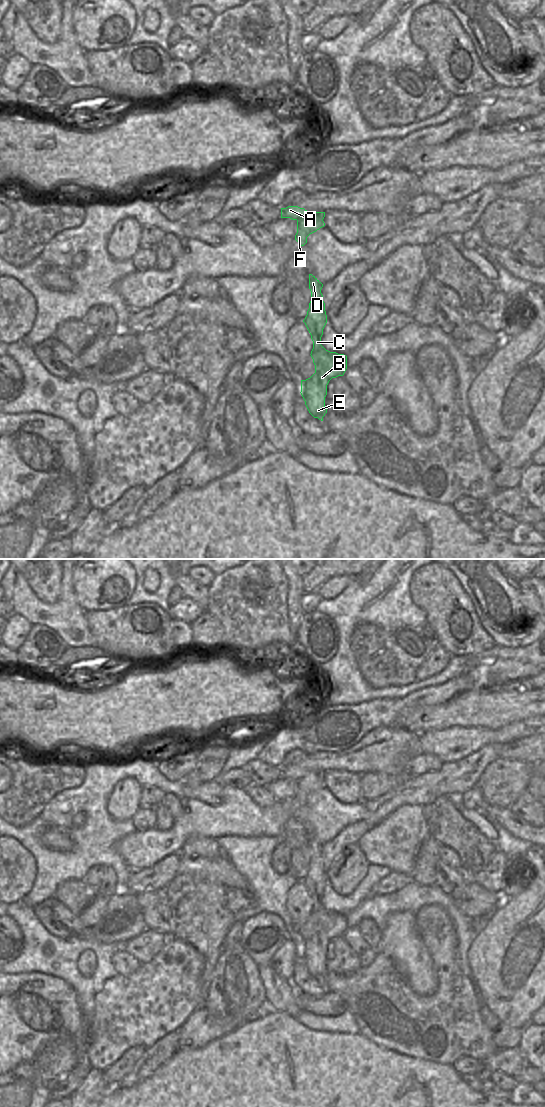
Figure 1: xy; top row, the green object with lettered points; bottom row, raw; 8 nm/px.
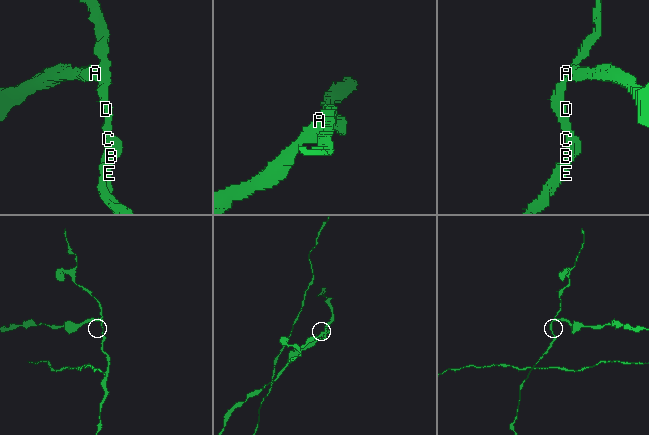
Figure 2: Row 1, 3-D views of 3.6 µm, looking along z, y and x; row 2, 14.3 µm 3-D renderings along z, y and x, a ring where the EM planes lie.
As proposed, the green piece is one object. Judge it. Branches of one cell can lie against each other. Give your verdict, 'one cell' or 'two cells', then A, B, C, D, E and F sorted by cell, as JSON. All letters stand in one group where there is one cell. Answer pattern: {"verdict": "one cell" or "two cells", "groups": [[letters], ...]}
{"verdict": "two cells", "groups": [["A"], ["B", "C", "D", "E", "F"]]}

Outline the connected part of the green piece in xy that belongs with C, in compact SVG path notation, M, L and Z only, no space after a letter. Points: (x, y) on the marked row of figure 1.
M309 274L309 289L311 301L303 322L313 341L311 357L315 365L315 373L306 380L301 380L301 395L309 413L319 420L327 413L325 397L327 385L332 378L343 376L347 369L347 356L330 352L321 345L323 329L327 323L325 303L321 289L323 284L312 274Z

